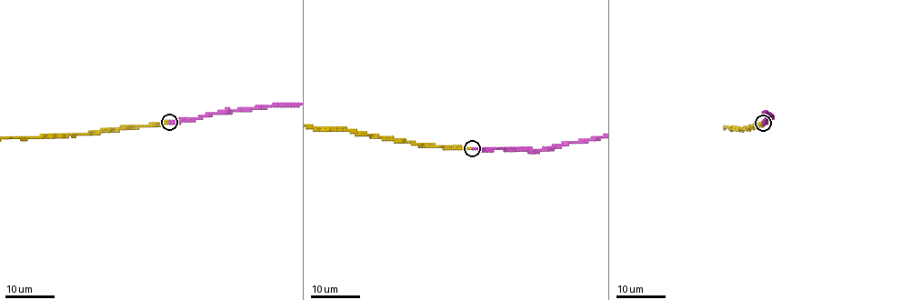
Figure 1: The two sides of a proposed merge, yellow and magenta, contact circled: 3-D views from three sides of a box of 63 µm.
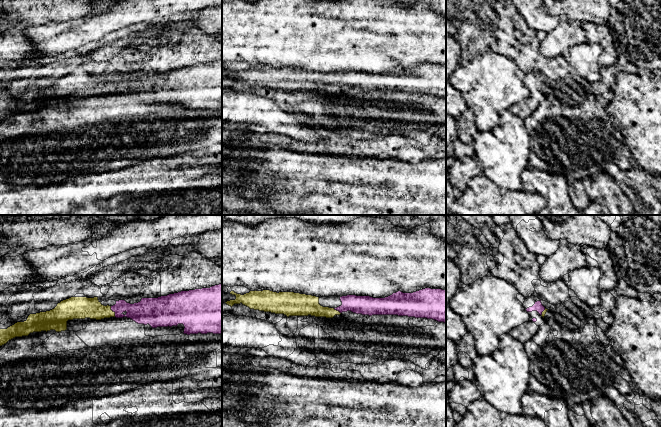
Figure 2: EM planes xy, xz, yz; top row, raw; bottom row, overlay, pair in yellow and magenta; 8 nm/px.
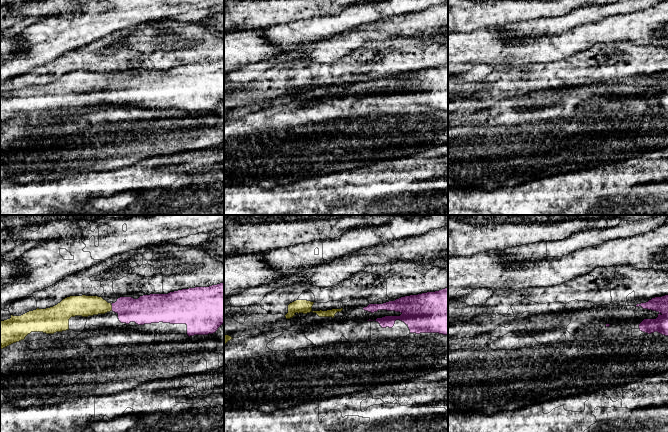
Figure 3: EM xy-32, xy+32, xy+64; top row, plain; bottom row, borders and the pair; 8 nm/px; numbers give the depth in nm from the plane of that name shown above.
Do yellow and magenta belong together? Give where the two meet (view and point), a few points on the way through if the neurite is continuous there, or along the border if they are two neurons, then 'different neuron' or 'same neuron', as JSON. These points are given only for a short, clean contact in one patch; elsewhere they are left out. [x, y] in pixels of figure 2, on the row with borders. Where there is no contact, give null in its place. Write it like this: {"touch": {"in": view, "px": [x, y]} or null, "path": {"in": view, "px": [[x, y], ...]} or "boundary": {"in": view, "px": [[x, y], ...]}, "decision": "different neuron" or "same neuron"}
{"touch": {"in": "xy", "px": [112, 311]}, "path": {"in": "xy", "px": [[82, 307], [112, 311], [130, 308], [143, 312]]}, "decision": "same neuron"}

